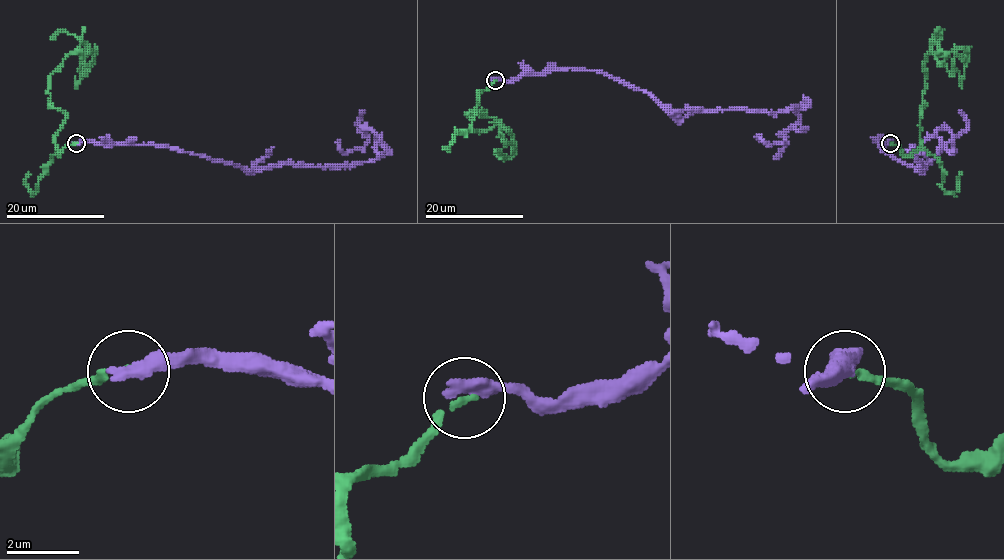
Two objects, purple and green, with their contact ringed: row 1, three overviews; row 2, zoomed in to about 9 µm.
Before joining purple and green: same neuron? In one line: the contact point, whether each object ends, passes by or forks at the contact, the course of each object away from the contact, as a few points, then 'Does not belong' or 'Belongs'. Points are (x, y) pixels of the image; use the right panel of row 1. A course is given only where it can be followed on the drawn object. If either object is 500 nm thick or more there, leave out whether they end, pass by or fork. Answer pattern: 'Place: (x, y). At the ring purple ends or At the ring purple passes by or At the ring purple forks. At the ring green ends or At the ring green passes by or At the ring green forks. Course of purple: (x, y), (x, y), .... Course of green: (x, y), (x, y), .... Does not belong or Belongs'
Place: (890, 143). At the ring purple ends. At the ring green ends. Course of purple: (890, 143), (879, 145), (920, 170), (918, 149), (929, 138), (949, 129), (950, 151), (945, 145), (952, 140). Course of green: (891, 143), (904, 155), (920, 144), (923, 62), (928, 54), (940, 63), (952, 51), (967, 49), (961, 89). Does not belong

